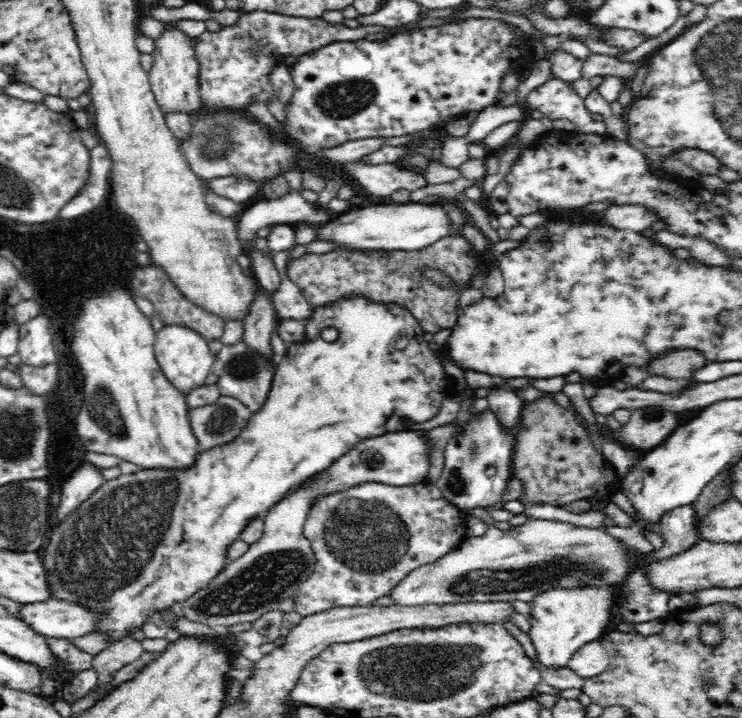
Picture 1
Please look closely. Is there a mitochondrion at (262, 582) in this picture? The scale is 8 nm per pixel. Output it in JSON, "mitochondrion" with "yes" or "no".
{"mitochondrion":"yes"}

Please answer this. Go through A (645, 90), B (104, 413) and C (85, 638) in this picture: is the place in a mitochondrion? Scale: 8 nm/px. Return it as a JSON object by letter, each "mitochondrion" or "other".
{"A":"other","B":"mitochondrion","C":"other"}

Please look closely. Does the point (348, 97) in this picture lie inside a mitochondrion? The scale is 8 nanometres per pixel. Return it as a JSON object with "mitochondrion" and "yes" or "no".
{"mitochondrion":"yes"}

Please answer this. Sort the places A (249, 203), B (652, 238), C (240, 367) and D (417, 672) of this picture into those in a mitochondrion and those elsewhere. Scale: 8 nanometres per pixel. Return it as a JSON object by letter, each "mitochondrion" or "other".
{"A":"other","B":"other","C":"mitochondrion","D":"mitochondrion"}

